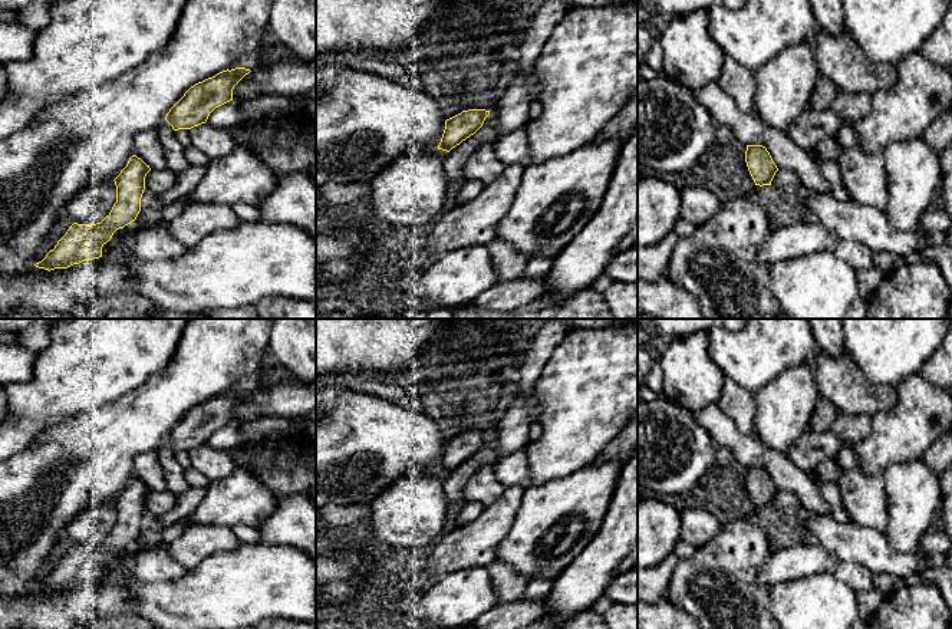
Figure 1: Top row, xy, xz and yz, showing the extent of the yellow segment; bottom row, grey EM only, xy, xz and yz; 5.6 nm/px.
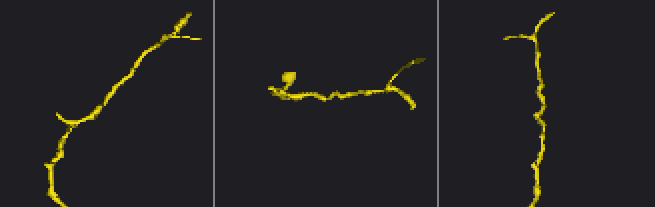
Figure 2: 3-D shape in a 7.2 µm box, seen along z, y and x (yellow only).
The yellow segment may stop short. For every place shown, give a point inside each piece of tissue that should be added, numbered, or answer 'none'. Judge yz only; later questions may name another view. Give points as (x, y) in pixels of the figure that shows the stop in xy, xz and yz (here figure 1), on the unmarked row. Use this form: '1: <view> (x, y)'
none

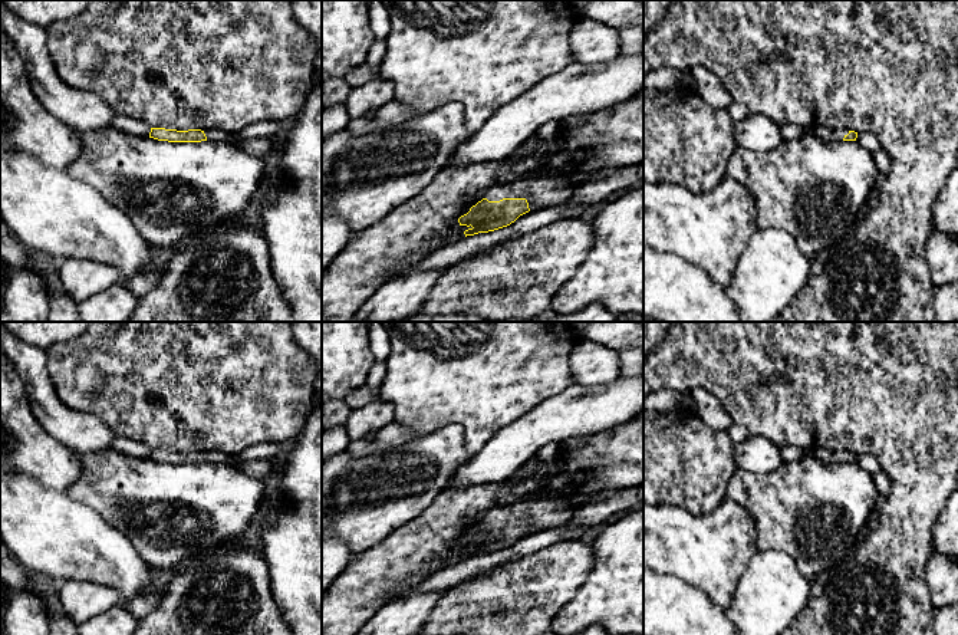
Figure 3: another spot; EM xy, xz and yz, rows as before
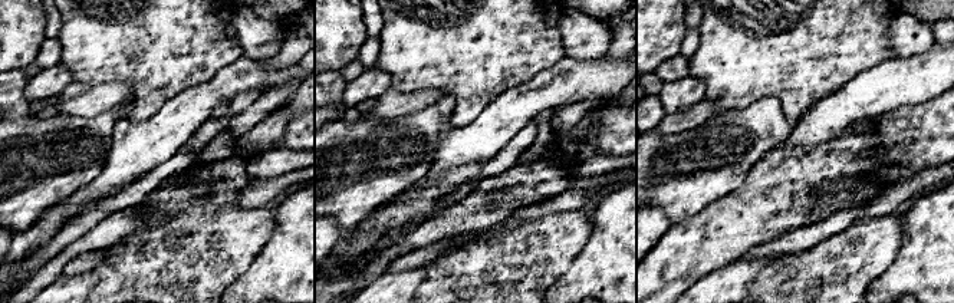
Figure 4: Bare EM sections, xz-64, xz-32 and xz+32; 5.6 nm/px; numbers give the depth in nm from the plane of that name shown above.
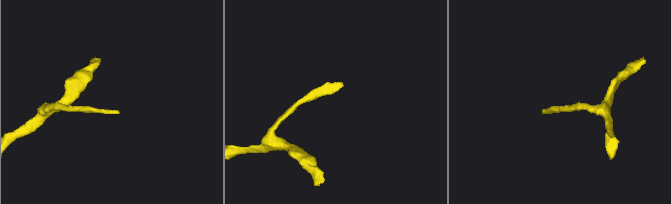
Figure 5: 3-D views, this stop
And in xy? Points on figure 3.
1: xy (214, 457)

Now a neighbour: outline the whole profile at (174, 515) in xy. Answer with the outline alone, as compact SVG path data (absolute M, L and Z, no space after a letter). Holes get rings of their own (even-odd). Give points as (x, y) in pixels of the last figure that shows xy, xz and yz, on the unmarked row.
M111 448L79 454L79 463L82 477L69 487L65 496L93 509L124 533L152 569L174 572L187 563L215 560L247 533L264 497L261 478L250 477L231 464L168 464L136 458Z

